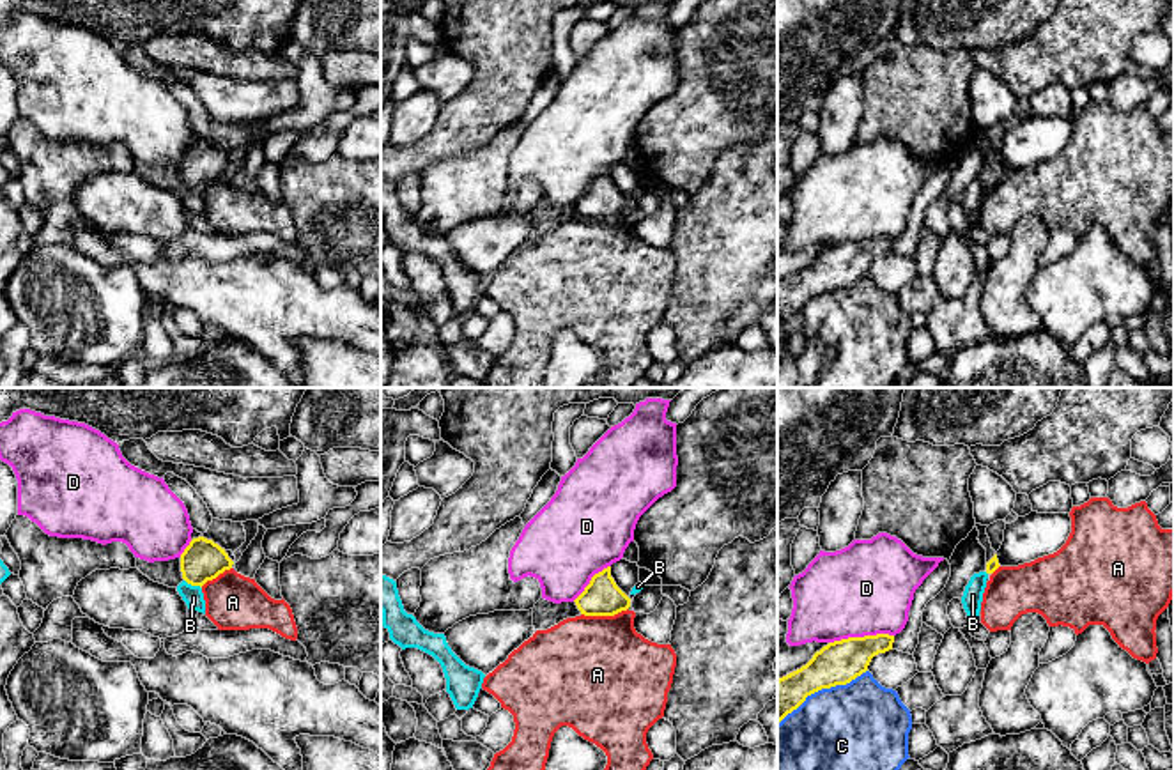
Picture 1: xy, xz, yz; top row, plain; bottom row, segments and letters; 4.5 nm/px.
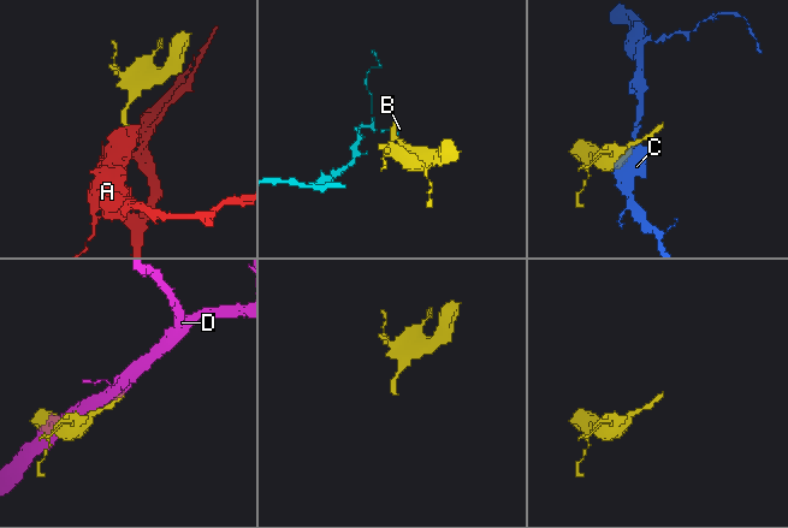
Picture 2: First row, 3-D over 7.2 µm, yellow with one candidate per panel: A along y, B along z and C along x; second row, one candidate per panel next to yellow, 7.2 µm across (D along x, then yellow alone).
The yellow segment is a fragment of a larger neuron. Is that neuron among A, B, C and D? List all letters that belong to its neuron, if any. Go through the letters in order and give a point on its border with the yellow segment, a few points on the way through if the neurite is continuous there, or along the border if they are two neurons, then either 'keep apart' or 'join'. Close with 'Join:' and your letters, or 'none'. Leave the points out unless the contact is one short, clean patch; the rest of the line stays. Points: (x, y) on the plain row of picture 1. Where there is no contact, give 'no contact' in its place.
A: contact xz (604, 218); border xz (627, 211), (613, 218), (581, 218); keep apart
B: contact xy (193, 188); border xy (185, 183), (200, 192); keep apart
C: contact yz (822, 291); keep apart
D: contact yz (861, 241); keep apart
Join: none

